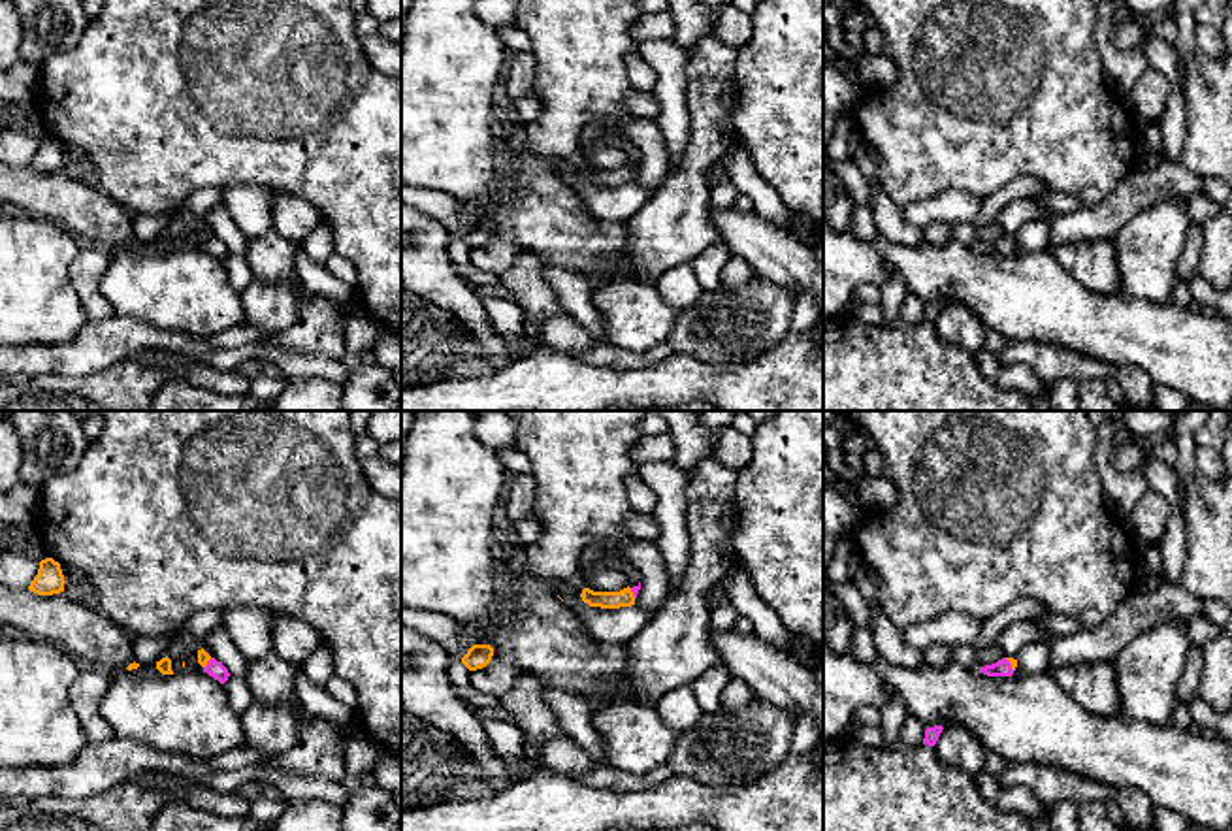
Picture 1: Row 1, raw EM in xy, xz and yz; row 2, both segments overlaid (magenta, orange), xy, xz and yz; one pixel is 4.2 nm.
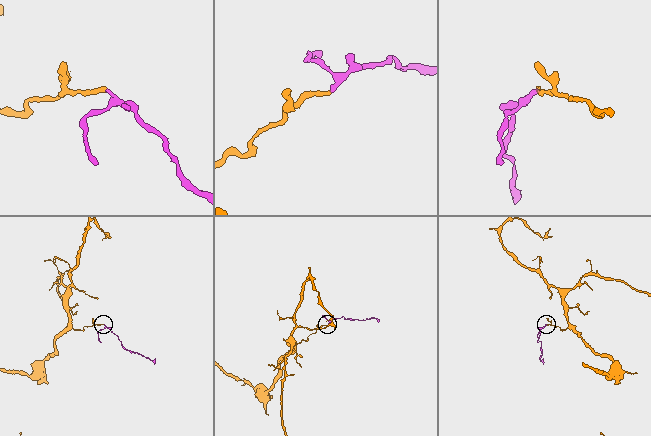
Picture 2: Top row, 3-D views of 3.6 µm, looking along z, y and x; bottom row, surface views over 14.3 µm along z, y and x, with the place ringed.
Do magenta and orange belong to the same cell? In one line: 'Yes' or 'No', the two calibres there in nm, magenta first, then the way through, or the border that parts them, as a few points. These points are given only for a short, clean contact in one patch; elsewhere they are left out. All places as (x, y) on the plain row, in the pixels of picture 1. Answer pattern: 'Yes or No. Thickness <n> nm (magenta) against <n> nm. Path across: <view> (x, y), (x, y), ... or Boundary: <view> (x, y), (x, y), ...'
Yes. Thickness 70 nm (magenta) against 30 nm. Path across: yz (1003, 245), (1008, 242), (1012, 240)

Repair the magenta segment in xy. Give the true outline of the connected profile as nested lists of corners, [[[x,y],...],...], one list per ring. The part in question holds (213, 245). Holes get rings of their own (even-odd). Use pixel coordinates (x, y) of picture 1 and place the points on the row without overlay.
[[[203,226],[198,228],[198,241],[203,245],[203,251],[224,262],[230,254],[228,247],[211,236]]]

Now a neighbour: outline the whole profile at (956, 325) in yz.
[[[961,303],[944,305],[934,328],[940,339],[959,345],[970,354],[983,347],[983,337],[987,332],[981,320],[978,320],[974,313]]]

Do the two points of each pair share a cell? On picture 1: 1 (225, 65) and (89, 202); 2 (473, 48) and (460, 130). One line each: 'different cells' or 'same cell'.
1: different cells
2: same cell

